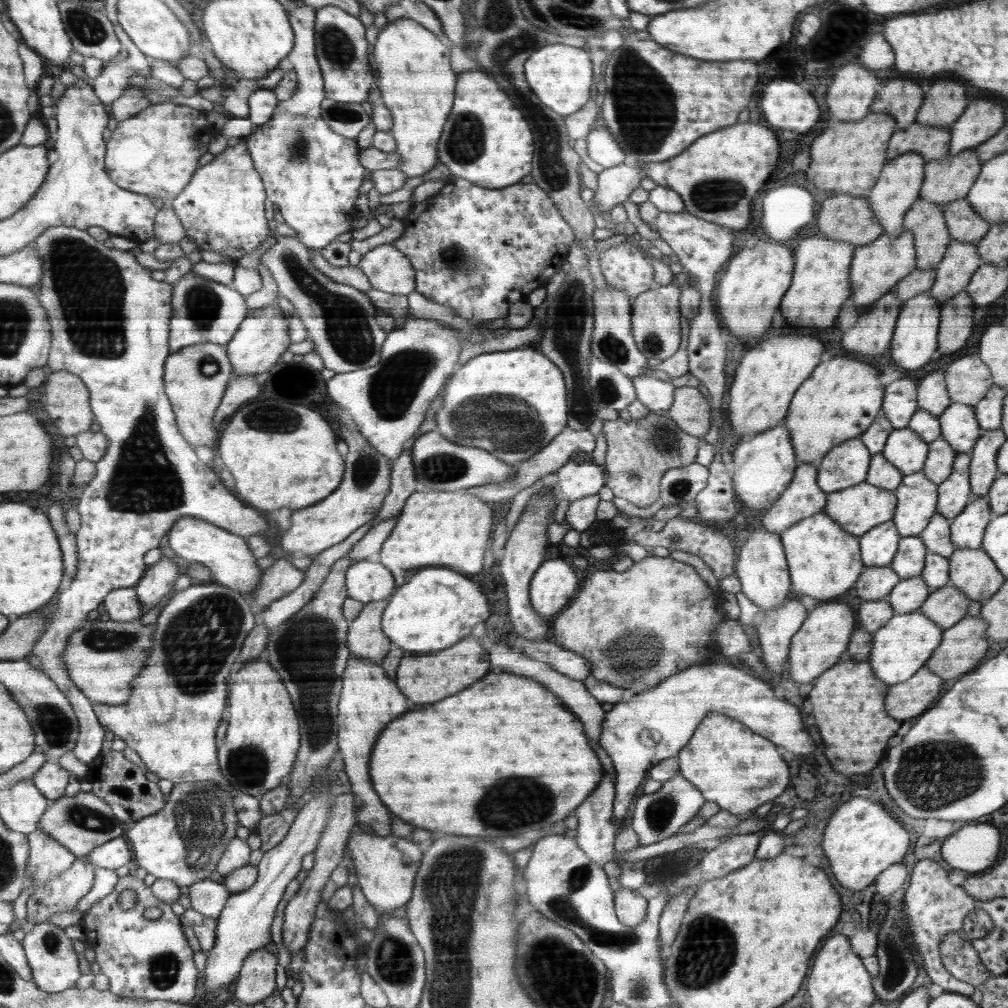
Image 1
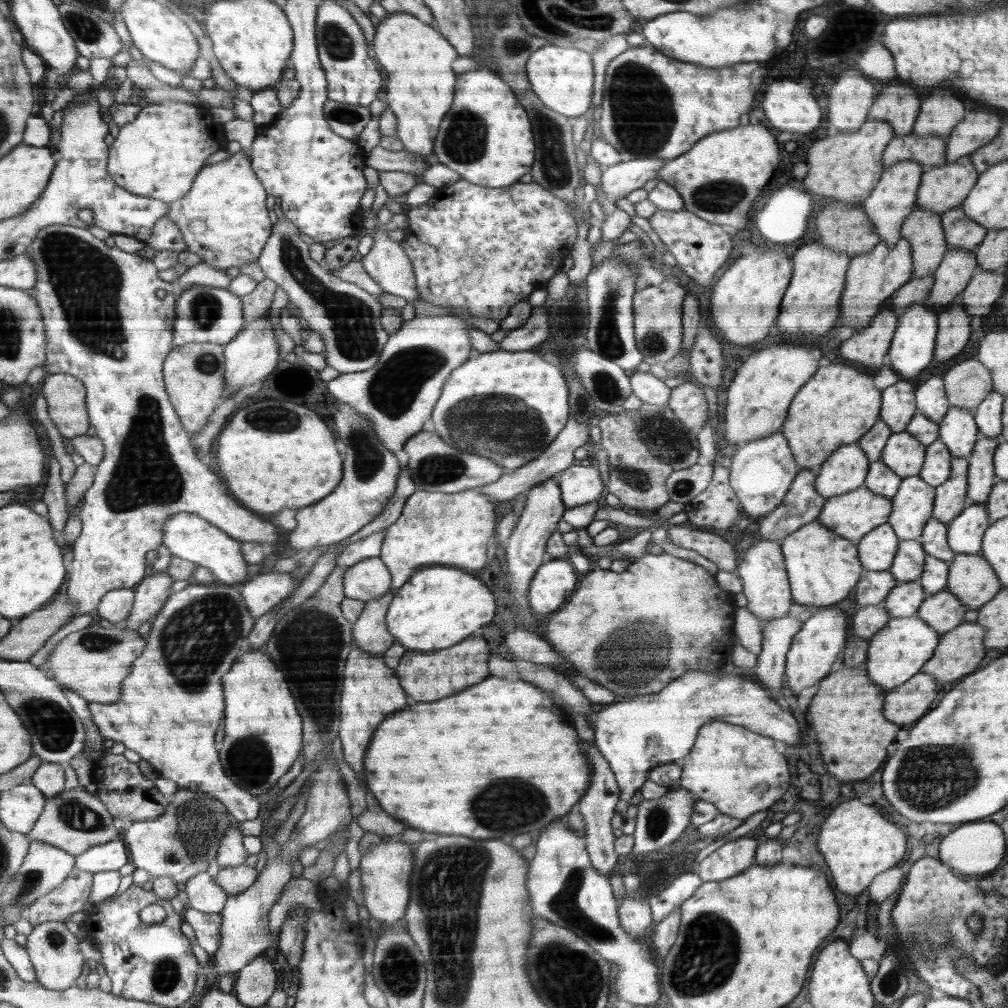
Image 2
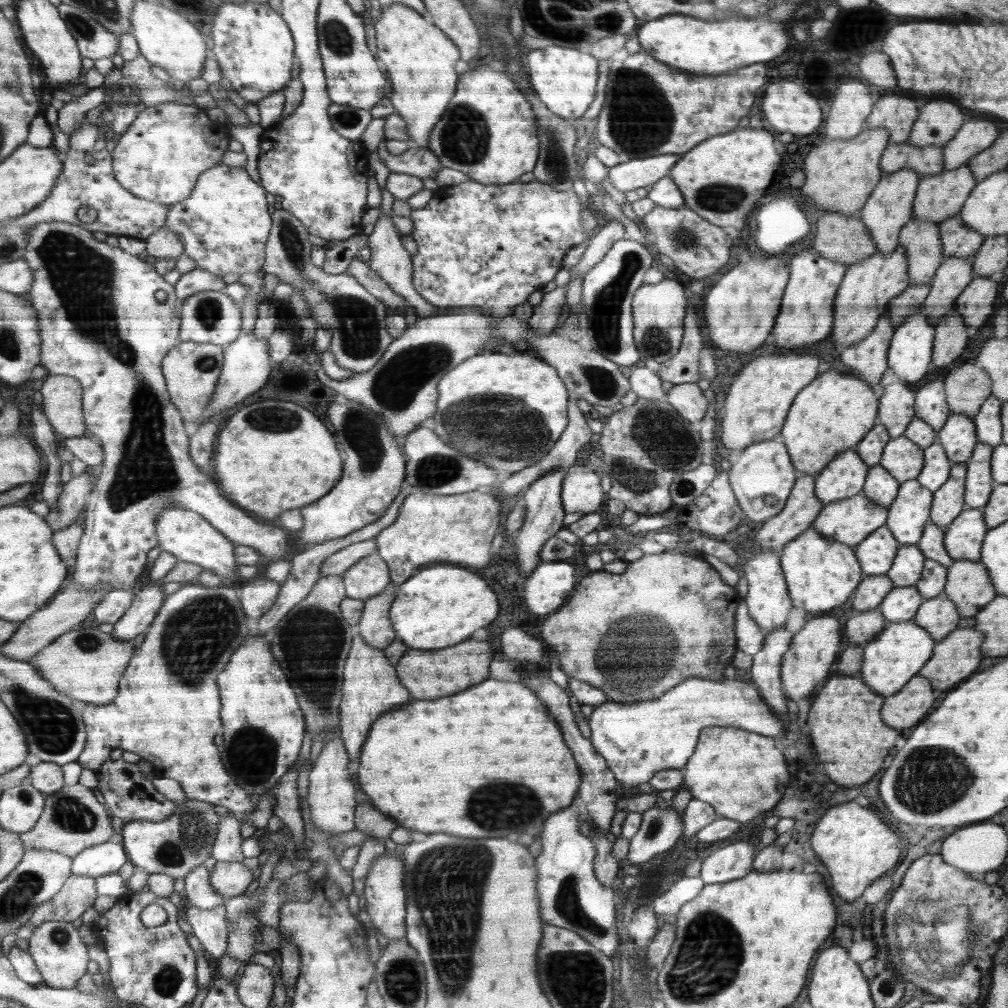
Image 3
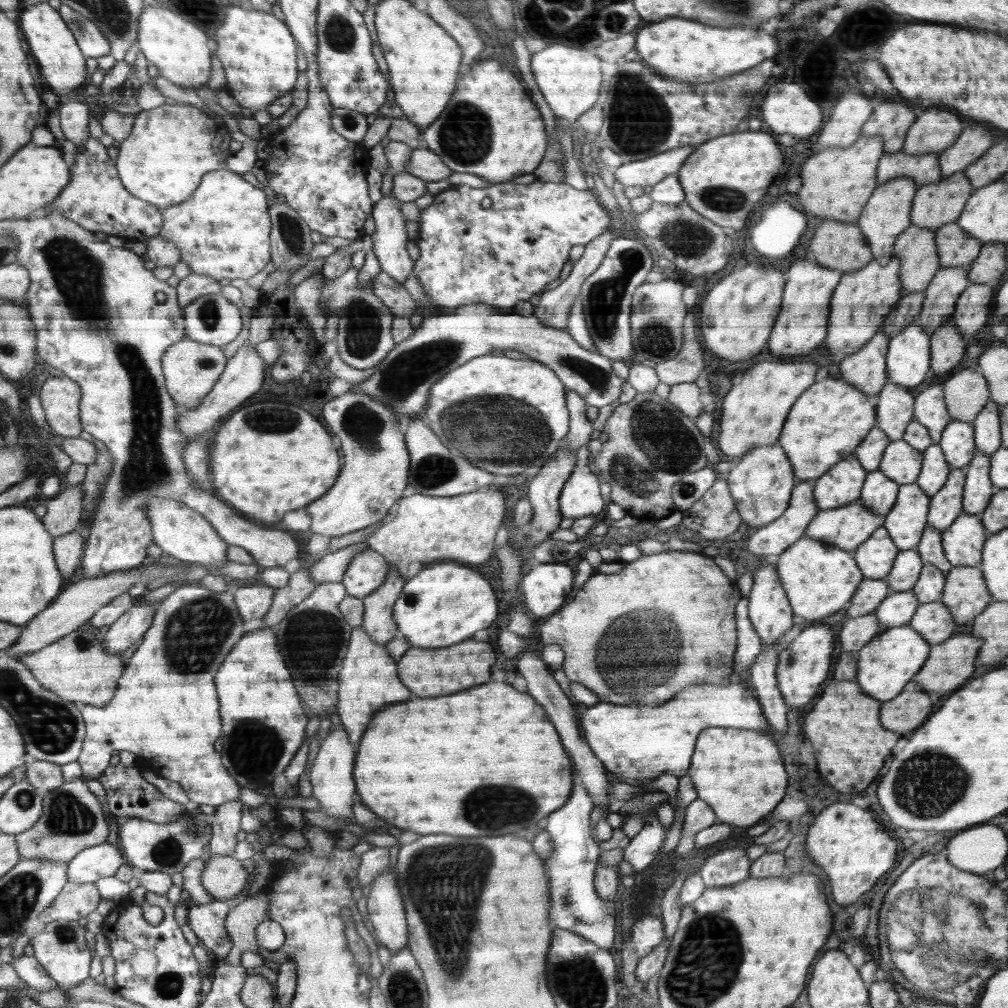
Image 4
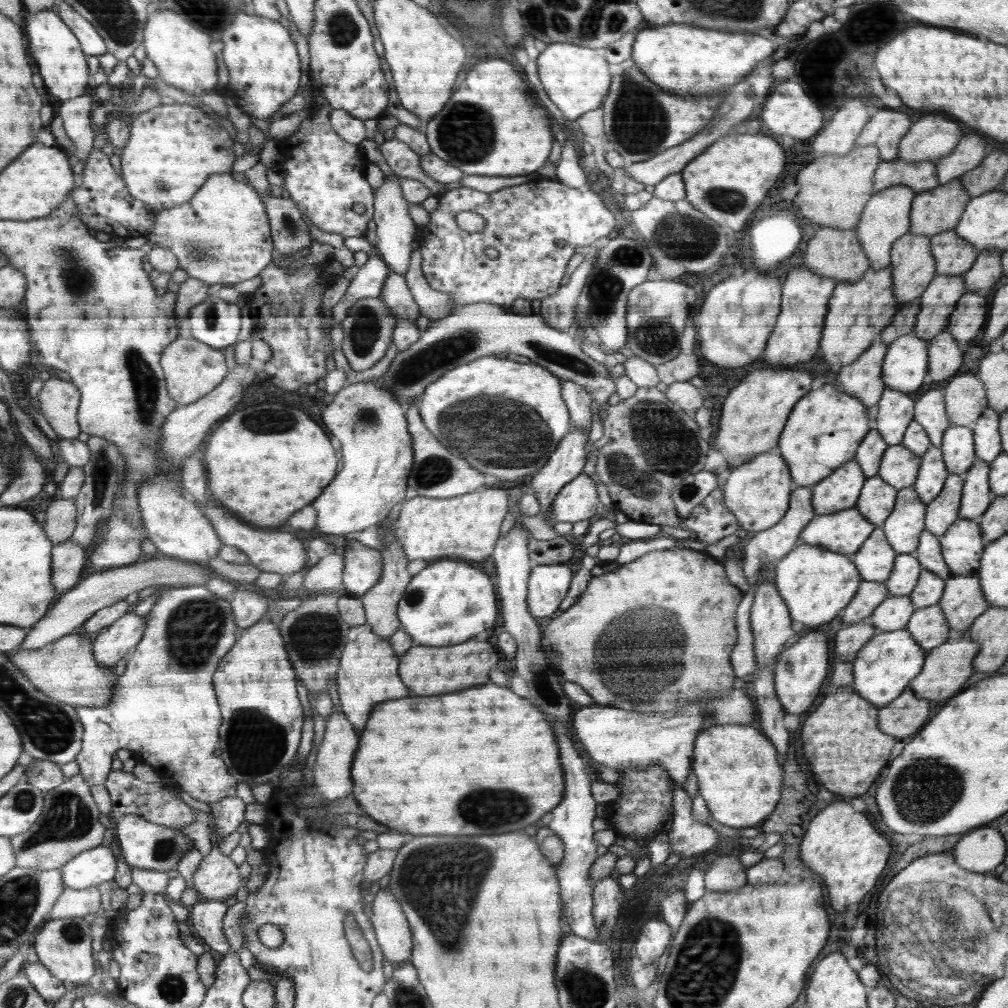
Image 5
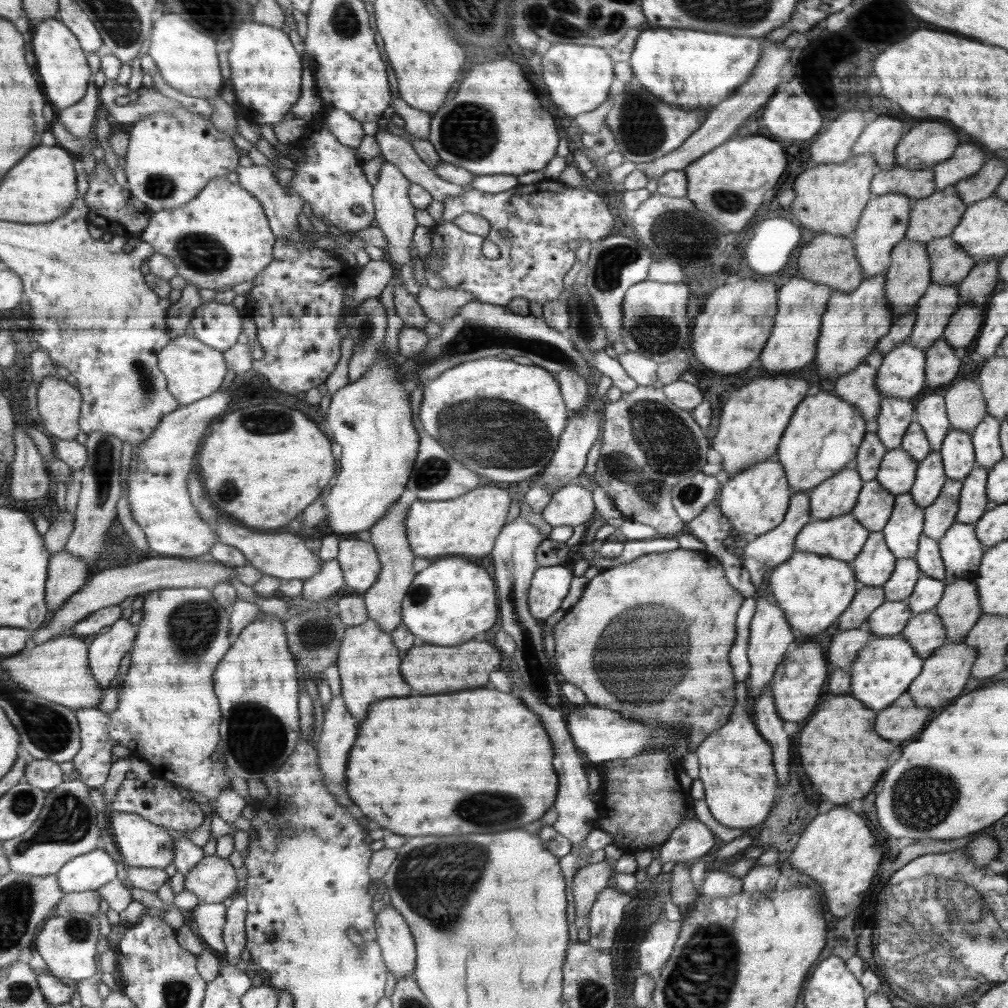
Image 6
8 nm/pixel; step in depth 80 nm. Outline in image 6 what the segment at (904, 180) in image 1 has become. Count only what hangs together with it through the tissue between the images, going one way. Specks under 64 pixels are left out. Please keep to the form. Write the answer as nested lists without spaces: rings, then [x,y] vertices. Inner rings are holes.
[[[891,192],[869,200],[852,239],[856,244],[857,259],[860,260],[864,276],[870,278],[889,270],[893,248],[908,235],[909,215],[913,211],[914,200],[905,194]]]

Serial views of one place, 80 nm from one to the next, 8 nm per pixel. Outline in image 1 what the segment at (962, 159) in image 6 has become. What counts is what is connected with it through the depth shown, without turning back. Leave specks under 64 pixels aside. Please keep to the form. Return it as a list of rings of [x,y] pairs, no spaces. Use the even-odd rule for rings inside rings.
[[[974,100],[962,113],[960,119],[950,126],[949,154],[956,156],[966,149],[992,139],[1004,126],[1004,108],[990,100]]]

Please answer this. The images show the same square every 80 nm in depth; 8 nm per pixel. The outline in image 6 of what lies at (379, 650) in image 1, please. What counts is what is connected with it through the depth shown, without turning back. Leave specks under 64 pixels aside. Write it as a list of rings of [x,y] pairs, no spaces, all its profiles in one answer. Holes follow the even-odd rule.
[[[400,500],[394,502],[385,515],[380,518],[374,527],[369,529],[369,542],[376,549],[382,564],[380,578],[377,582],[363,593],[365,598],[365,607],[370,619],[375,620],[387,633],[400,626],[402,622],[401,611],[403,610],[403,600],[408,594],[409,587],[412,586],[413,580],[418,575],[412,568],[415,554],[411,549],[409,539],[406,538],[405,523],[407,520],[408,508],[402,507]]]

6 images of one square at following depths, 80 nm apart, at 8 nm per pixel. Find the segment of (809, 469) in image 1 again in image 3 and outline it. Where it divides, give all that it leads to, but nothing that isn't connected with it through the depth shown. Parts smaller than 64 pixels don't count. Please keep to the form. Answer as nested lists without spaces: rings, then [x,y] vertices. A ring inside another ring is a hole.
[[[803,474],[798,477],[797,483],[794,484],[792,494],[789,496],[785,507],[772,519],[768,519],[763,523],[764,526],[754,536],[756,546],[769,548],[774,552],[780,553],[783,547],[800,537],[802,532],[812,528],[812,524],[824,508],[825,505],[822,504],[821,499],[816,495],[816,476]]]

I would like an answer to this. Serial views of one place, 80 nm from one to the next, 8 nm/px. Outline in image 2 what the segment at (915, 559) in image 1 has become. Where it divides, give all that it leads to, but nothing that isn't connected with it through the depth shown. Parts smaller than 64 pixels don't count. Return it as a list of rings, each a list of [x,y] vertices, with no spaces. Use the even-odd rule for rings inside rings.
[[[920,540],[900,541],[889,571],[900,584],[917,580],[924,572],[926,552]]]

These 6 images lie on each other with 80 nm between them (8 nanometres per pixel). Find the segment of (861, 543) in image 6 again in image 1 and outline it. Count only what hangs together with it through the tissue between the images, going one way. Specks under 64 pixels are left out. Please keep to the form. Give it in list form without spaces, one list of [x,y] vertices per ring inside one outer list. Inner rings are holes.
[[[866,481],[853,487],[843,488],[841,491],[829,493],[828,497],[829,502],[823,511],[828,512],[829,516],[832,516],[842,526],[842,530],[846,530],[858,538],[879,524],[892,519],[898,504],[897,493],[894,490],[878,488],[877,485],[868,484]]]

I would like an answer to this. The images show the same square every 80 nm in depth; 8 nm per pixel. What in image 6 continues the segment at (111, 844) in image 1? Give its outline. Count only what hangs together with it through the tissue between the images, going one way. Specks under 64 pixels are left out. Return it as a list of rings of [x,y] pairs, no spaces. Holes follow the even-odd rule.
[[[104,848],[79,856],[58,873],[62,890],[66,894],[98,891],[100,886],[117,879],[116,865]]]

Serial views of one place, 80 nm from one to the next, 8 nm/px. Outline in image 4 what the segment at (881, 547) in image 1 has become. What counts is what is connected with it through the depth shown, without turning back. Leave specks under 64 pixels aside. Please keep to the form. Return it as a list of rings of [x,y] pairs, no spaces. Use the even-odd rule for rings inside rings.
[[[880,527],[854,553],[858,568],[867,579],[884,579],[893,567],[900,549],[894,544],[889,530]]]

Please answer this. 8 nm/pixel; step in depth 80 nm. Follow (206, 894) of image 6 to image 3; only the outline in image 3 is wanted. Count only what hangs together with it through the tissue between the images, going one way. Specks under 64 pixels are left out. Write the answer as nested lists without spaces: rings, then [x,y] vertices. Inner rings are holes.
[[[217,861],[210,874],[210,887],[224,898],[224,902],[232,897],[244,894],[253,882],[256,872],[248,870],[242,861]]]

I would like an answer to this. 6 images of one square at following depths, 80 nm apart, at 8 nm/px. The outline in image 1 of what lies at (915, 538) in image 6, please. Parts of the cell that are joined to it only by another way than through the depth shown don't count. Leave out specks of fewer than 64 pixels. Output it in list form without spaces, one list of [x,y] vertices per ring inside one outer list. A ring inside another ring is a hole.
[[[923,471],[904,476],[897,493],[897,510],[894,524],[902,537],[920,536],[937,512],[938,484]]]

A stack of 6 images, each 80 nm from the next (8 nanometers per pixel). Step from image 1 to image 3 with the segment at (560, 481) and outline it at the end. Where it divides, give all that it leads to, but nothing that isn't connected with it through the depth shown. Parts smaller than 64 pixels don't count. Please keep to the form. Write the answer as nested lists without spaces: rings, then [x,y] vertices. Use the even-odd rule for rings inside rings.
[[[584,457],[570,468],[564,480],[562,498],[565,512],[596,512],[602,504],[602,488],[600,488],[600,476],[594,472],[588,472],[586,468],[578,468],[578,464],[584,463]]]

